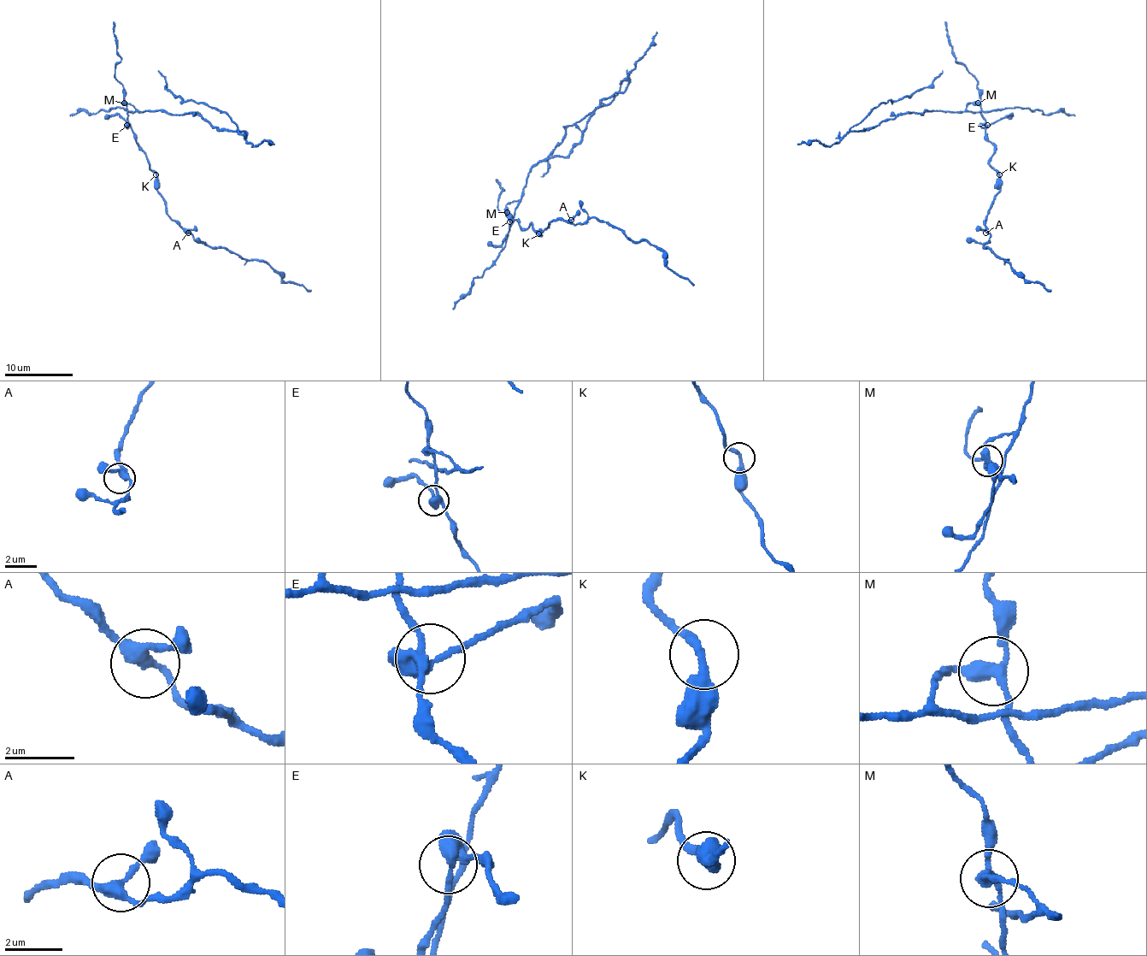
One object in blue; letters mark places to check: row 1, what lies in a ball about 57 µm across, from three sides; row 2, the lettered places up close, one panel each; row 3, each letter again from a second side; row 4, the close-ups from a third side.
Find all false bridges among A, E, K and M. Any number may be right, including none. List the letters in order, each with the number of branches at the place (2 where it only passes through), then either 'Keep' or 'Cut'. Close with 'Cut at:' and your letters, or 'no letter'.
A: Branches: 3. Keep
E: Branches: 3. Keep
K: Branches: 2. Keep
M: Branches: 3. Cut
Cut at: M

